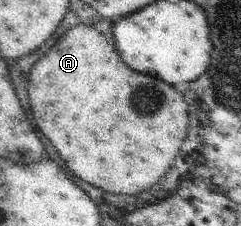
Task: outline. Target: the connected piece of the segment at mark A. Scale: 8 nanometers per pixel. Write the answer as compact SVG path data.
M78 25L75 29L70 29L66 35L62 35L56 41L56 45L32 67L30 81L28 81L28 97L30 97L30 107L32 107L32 115L34 115L34 121L36 121L38 129L50 139L50 143L56 147L58 155L66 161L66 165L78 177L82 177L84 181L88 181L92 185L98 185L98 187L102 187L110 193L118 193L118 195L120 193L138 195L138 193L146 192L146 189L157 185L158 181L161 181L162 177L165 177L173 167L173 162L177 159L180 147L183 145L189 129L189 106L184 101L184 95L178 93L172 85L164 83L162 79L130 69L120 59L115 47L106 41L105 35L98 32L98 29L86 25Z

